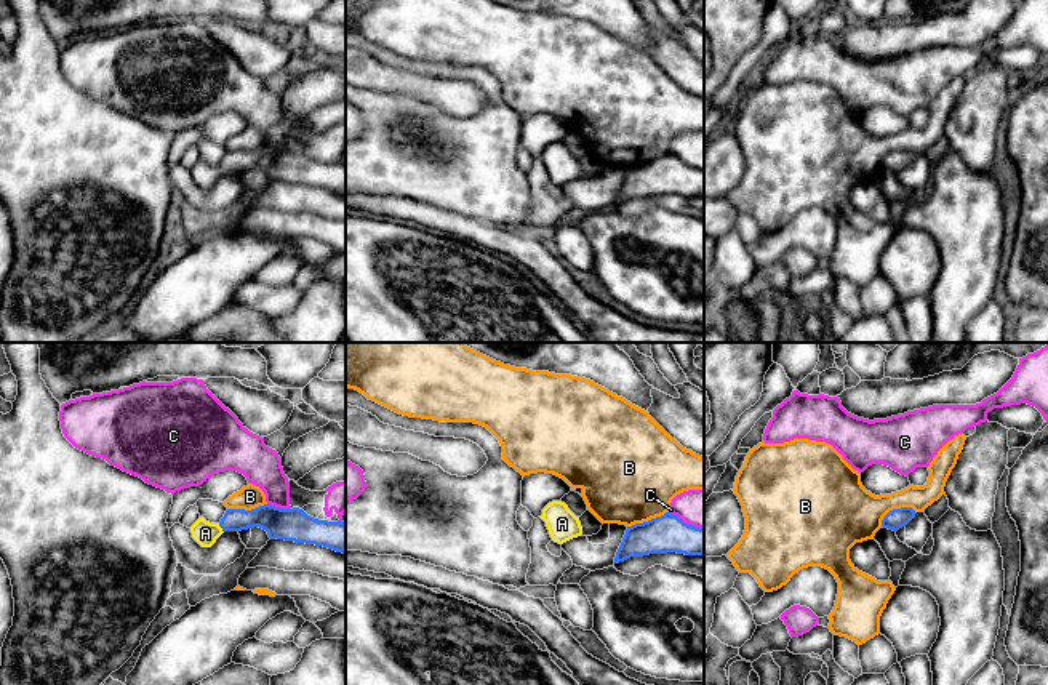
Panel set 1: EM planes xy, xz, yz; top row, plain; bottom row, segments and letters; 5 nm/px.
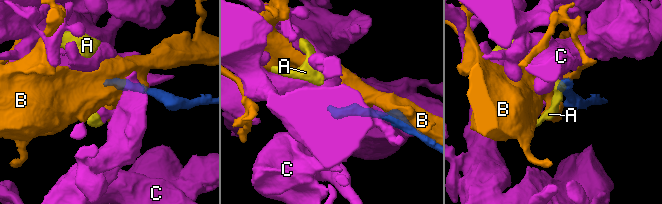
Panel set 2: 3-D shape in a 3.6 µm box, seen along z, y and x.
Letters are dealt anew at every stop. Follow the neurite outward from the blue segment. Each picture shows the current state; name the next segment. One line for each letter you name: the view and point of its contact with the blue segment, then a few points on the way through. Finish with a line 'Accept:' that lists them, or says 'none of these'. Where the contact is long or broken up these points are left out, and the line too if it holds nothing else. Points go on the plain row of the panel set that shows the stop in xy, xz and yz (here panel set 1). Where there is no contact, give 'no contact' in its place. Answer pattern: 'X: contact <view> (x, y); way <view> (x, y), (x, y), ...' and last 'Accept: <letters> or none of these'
A: contact xy (221, 168); way xy (268, 159), (236, 160), (221, 168), (205, 175)
Accept: A

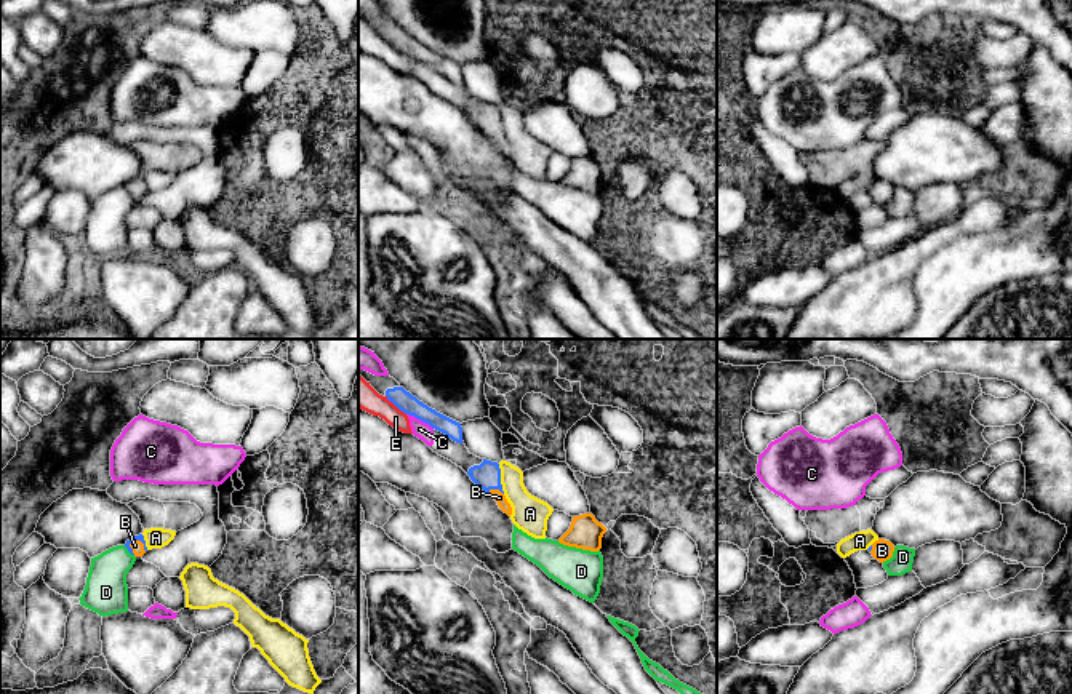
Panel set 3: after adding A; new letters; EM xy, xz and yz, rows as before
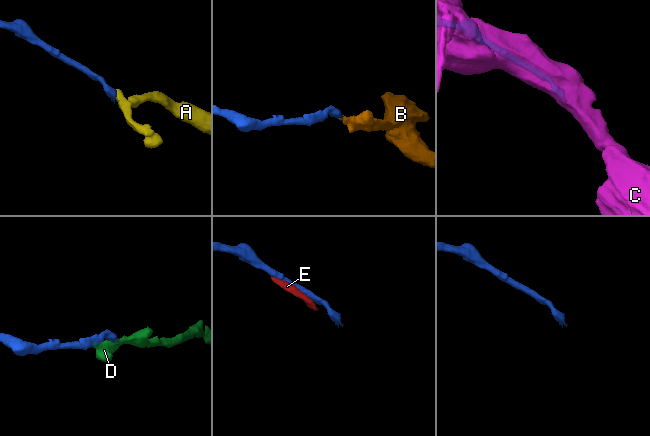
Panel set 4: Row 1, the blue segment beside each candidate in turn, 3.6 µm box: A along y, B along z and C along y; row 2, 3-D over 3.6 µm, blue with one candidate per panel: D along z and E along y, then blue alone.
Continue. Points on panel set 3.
B: contact xy (140, 181); way xy (136, 179), (140, 181), (138, 189)
Accept: B

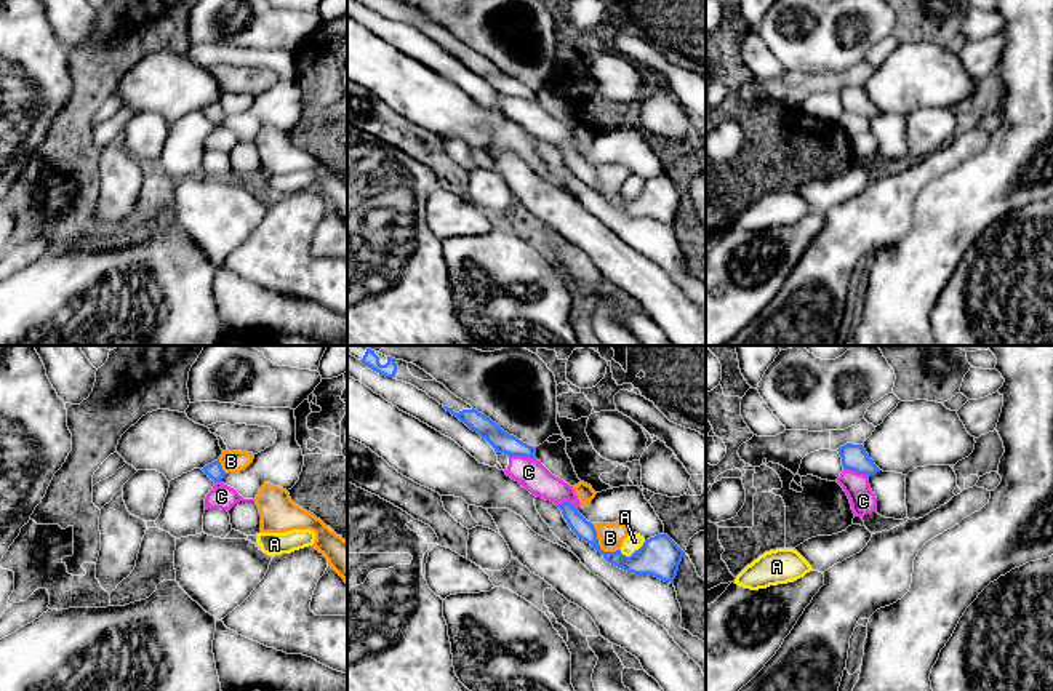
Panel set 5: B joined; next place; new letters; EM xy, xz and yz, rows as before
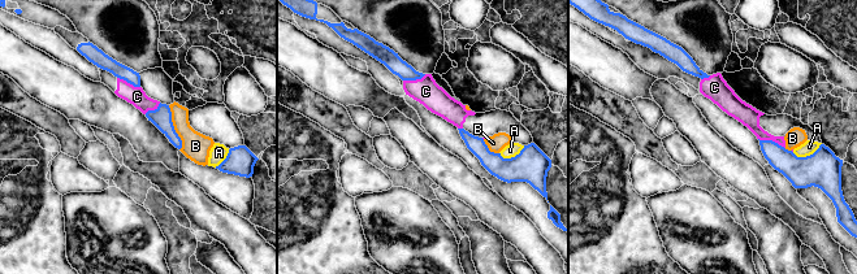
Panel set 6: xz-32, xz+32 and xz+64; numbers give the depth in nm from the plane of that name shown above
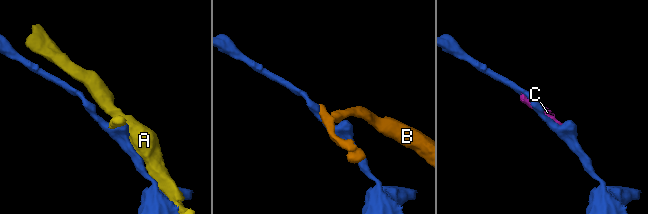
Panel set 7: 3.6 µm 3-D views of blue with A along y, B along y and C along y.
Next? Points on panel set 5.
Accept: none of these

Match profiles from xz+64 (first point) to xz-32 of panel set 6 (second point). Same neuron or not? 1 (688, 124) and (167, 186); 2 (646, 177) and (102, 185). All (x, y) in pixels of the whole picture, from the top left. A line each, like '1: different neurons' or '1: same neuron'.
1: same neuron
2: same neuron

